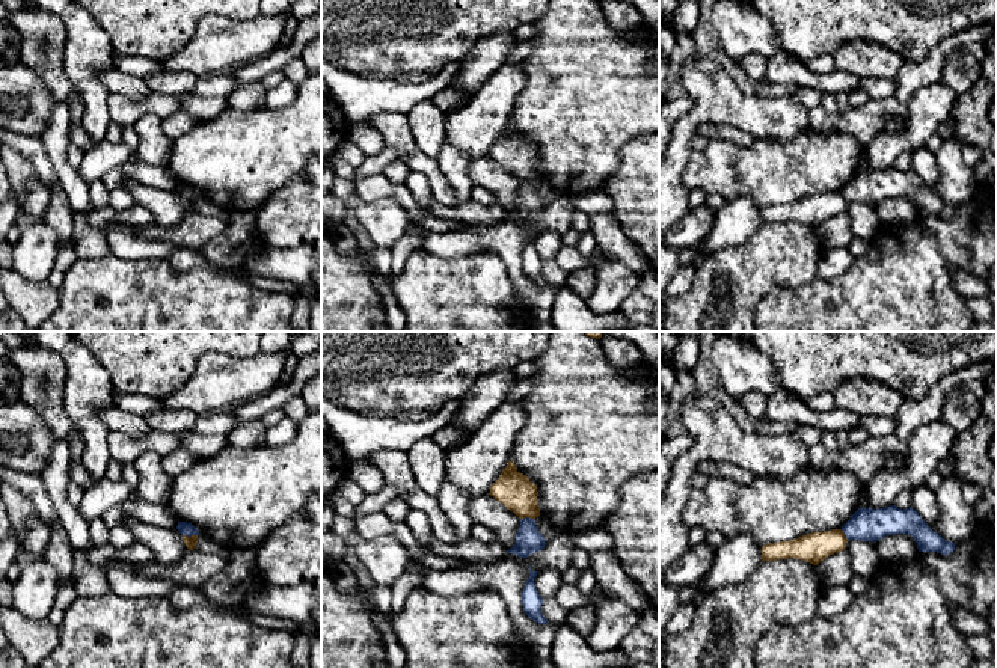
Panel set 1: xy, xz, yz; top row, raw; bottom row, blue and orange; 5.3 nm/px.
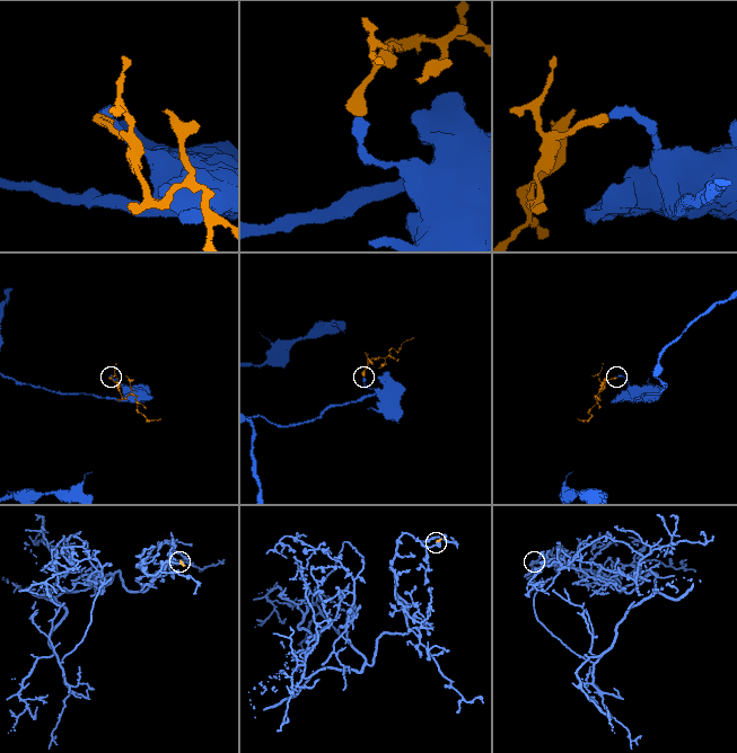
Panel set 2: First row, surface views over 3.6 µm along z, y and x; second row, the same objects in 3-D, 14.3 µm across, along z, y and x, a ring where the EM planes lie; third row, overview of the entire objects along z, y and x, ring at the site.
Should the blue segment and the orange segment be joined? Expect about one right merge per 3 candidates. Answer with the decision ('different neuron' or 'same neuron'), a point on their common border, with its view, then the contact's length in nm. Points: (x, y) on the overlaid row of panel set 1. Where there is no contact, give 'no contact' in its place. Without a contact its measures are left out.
different neuron | xy (190, 536) | 80 nm

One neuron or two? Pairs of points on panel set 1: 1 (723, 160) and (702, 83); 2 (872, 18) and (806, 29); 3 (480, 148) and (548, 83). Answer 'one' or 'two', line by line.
1: two
2: one
3: two

